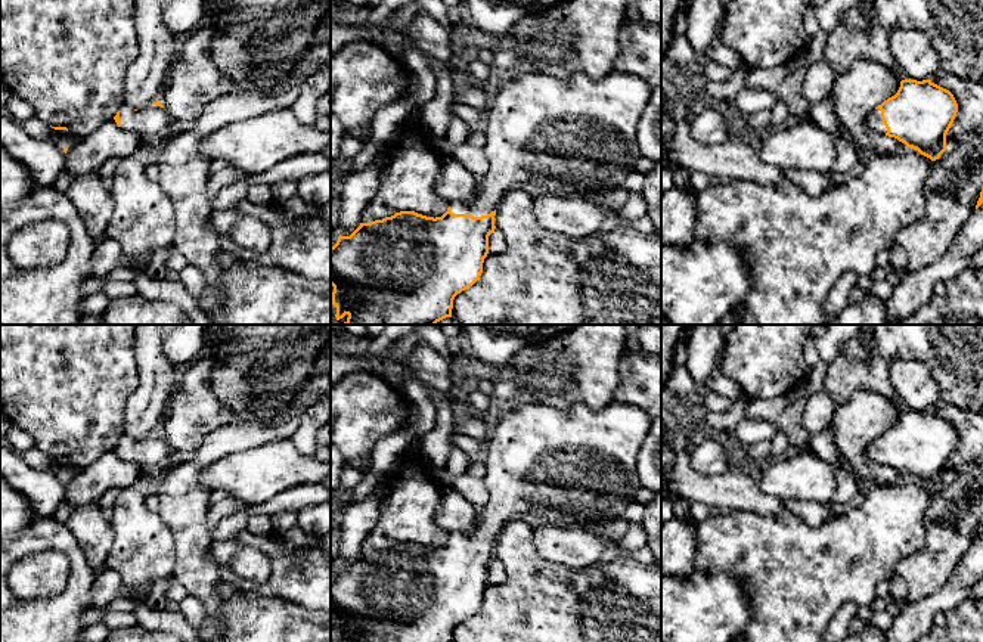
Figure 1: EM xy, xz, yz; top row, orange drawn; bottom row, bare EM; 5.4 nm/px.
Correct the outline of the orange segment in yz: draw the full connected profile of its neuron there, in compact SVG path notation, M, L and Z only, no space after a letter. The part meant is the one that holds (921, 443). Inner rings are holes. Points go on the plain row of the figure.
M902 410L897 424L866 447L877 465L886 465L936 491L946 481L946 465L956 447L953 425L931 410Z

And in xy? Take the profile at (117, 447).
M159 431L142 440L131 440L124 435L114 450L118 458L143 468L159 468L173 452Z

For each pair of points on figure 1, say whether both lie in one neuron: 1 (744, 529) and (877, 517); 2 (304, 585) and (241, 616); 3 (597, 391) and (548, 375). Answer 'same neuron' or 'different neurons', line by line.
1: same neuron
2: different neurons
3: same neuron

